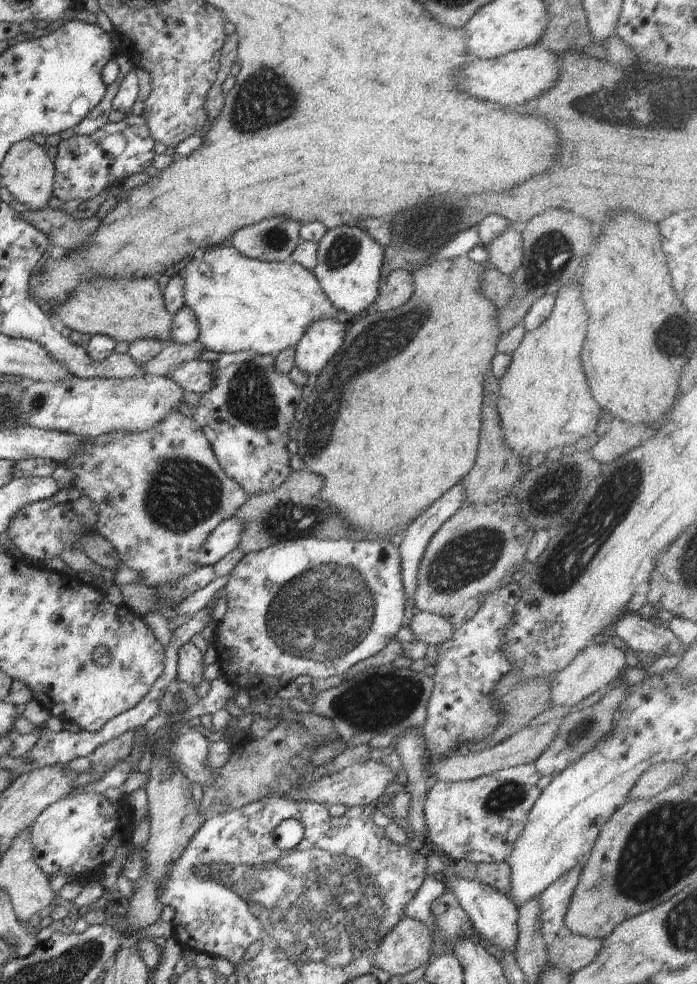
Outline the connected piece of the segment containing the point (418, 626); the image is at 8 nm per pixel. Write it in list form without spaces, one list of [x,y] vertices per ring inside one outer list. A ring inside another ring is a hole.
[[[417,610],[409,625],[416,641],[426,645],[443,647],[444,642],[448,642],[454,634],[454,626],[444,618]]]

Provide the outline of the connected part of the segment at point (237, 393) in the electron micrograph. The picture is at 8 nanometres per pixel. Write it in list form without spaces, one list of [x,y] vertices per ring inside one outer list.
[[[240,352],[240,353],[220,353],[218,360],[211,363],[212,368],[212,388],[206,390],[202,394],[198,404],[192,408],[193,410],[193,420],[200,426],[200,429],[204,432],[206,439],[209,441],[210,447],[220,464],[224,473],[234,480],[242,489],[248,494],[248,496],[253,496],[254,494],[261,494],[262,492],[270,492],[284,483],[284,480],[288,478],[288,474],[293,472],[290,468],[289,460],[291,454],[288,452],[287,444],[290,441],[290,432],[293,428],[296,416],[296,408],[301,402],[302,398],[306,398],[307,389],[297,387],[291,380],[288,374],[282,374],[276,370],[276,364],[274,364],[275,356],[260,356],[260,354],[254,354],[254,352]]]

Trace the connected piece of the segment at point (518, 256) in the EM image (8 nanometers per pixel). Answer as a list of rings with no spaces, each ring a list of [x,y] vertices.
[[[508,226],[499,238],[488,246],[488,265],[506,276],[512,276],[523,262],[522,234]]]

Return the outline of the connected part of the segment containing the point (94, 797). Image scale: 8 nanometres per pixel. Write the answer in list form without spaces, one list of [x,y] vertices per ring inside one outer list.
[[[92,790],[66,796],[44,808],[30,828],[35,864],[50,878],[66,876],[69,881],[84,879],[90,883],[114,860],[118,846],[129,842],[132,819],[132,809],[125,799],[112,804]]]

